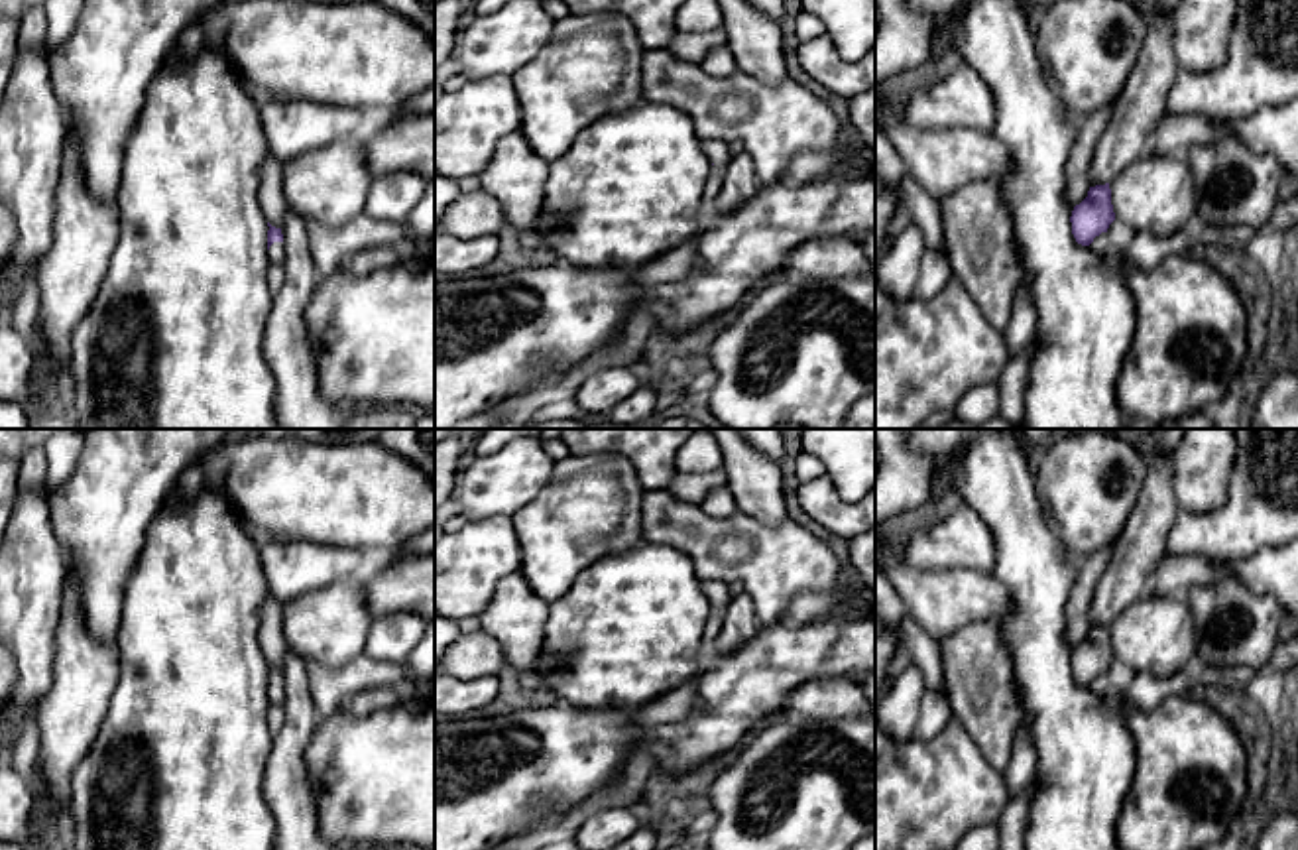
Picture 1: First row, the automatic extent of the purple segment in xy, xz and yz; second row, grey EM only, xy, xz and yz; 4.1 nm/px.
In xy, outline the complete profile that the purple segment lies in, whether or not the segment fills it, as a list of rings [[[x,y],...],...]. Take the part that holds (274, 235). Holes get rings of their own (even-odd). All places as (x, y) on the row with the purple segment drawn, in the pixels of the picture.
[[[267,222],[267,260],[269,264],[283,264],[285,260],[285,246],[283,246],[283,234],[281,228],[275,228]]]

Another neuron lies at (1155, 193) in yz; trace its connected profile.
[[[1147,153],[1111,183],[1115,218],[1135,232],[1168,238],[1196,216],[1196,185],[1186,157]]]

